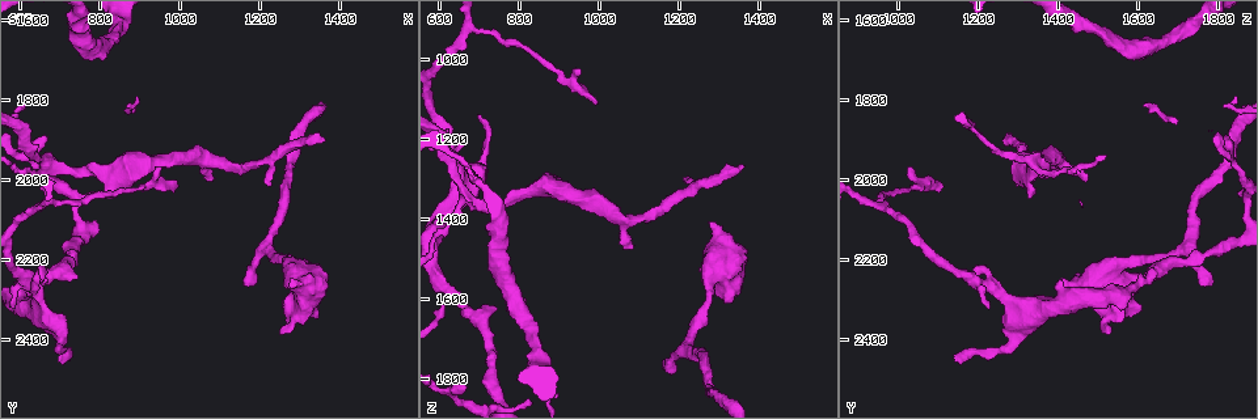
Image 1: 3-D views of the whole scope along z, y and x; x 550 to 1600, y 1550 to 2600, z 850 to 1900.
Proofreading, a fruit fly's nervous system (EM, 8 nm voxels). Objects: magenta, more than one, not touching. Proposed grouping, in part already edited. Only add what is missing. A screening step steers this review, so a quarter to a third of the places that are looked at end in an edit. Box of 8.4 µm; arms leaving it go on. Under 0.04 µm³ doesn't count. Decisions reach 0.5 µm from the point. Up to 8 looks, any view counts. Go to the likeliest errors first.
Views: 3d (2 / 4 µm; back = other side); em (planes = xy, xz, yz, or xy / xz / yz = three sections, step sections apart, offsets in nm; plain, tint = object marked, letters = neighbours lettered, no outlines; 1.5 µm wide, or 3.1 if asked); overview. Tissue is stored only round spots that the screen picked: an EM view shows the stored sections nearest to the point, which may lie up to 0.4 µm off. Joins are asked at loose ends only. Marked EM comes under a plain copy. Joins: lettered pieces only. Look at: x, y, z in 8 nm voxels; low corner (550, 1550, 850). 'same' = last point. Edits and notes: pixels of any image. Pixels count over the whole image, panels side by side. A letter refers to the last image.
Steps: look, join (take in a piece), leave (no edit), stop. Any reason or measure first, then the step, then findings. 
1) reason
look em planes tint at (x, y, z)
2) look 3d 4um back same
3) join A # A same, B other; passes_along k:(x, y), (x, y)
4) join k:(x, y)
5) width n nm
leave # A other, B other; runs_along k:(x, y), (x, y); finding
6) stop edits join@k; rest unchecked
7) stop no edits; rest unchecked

an open end
look em planes letters at (1165, 2260, 1775)

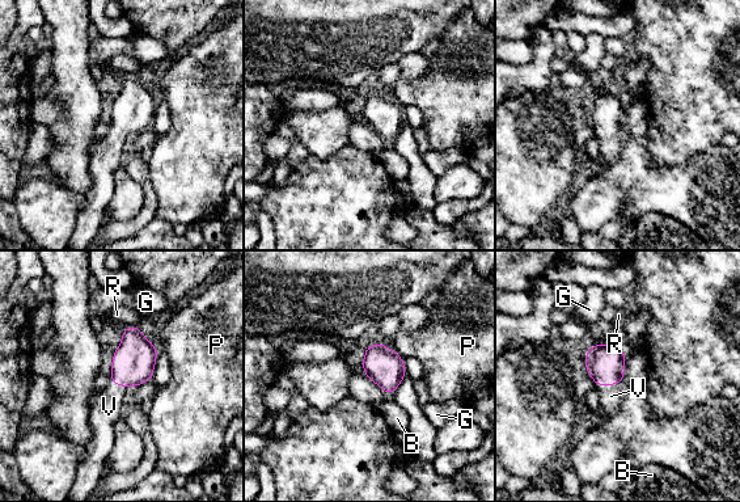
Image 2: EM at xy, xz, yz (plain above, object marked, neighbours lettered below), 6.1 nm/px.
width 220 nm
join V # B other, G other, P other, R other, V same; the neuron continues

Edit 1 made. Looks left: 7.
redraw
look overview

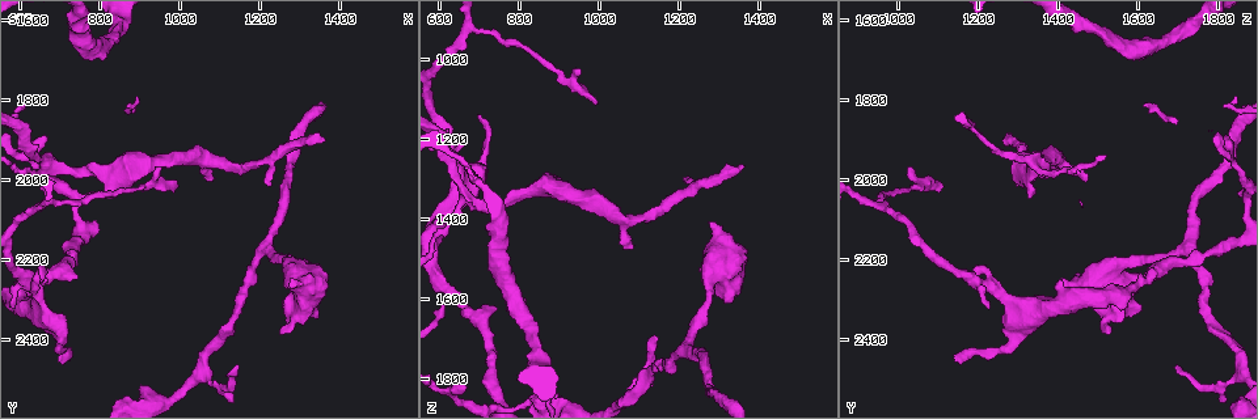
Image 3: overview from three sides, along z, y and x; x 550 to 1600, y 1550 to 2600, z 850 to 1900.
tapers out
look 3d 2um at (1225, 2015, 1300)

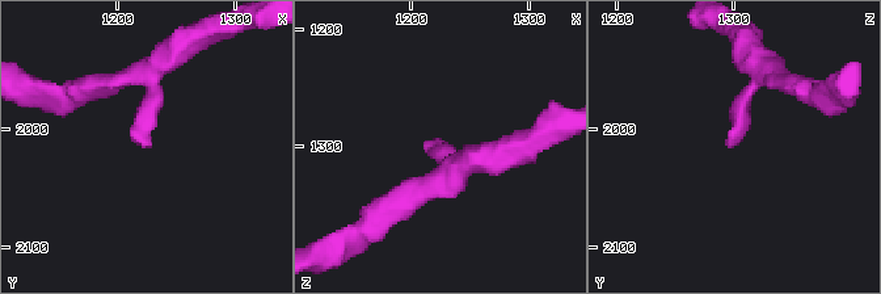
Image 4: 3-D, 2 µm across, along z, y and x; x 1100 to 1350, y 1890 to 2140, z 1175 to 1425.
shape alone is not enough
look em xz step 8 letters at (1226, 2016, 1296)

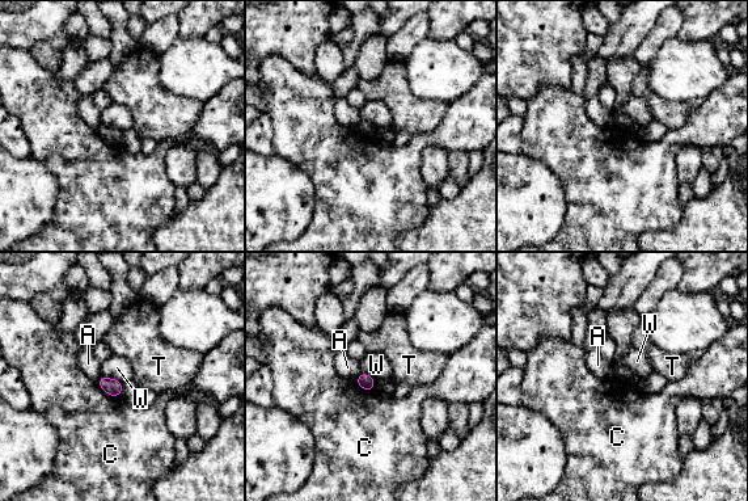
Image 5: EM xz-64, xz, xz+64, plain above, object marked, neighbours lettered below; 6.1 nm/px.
cut it another way
look em planes letters same

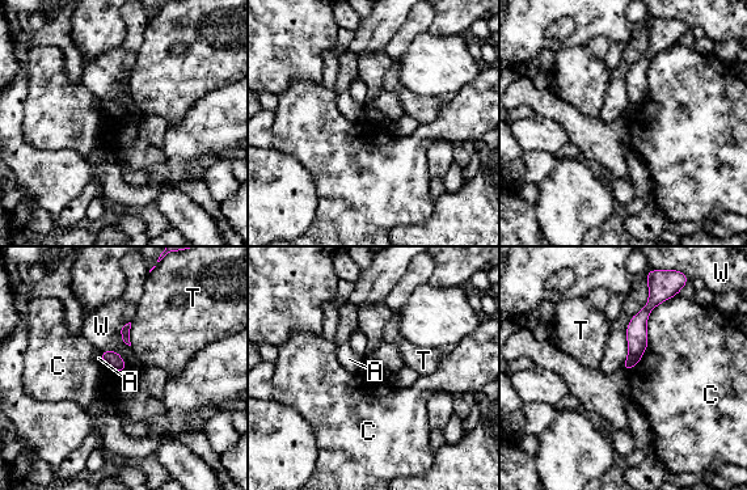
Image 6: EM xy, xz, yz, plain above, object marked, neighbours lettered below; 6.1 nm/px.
longest_contact C 550 nm
leave # A other, C other, T other, W other; runs_along 6:(653, 299), (627, 367); no lettered piece goes on from it

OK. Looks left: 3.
tapers out
look 3d 4um at (700, 2450, 1135)

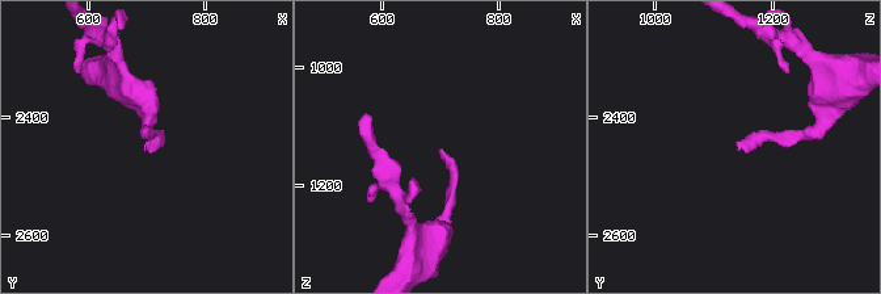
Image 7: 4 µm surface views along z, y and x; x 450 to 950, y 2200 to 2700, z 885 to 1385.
now the EM
look em planes letters at (695, 2455, 1140)

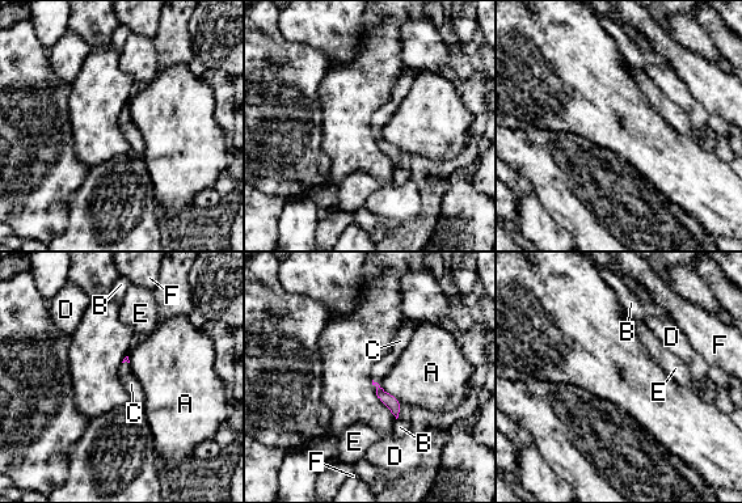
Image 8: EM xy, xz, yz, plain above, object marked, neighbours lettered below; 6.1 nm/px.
join C # A other, B other, C same, D other, E other, F other; passes_along 8:(390, 401), (378, 384), (380, 370); it goes on there

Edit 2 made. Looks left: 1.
stop edits join@2, join@8; rest unchecked

